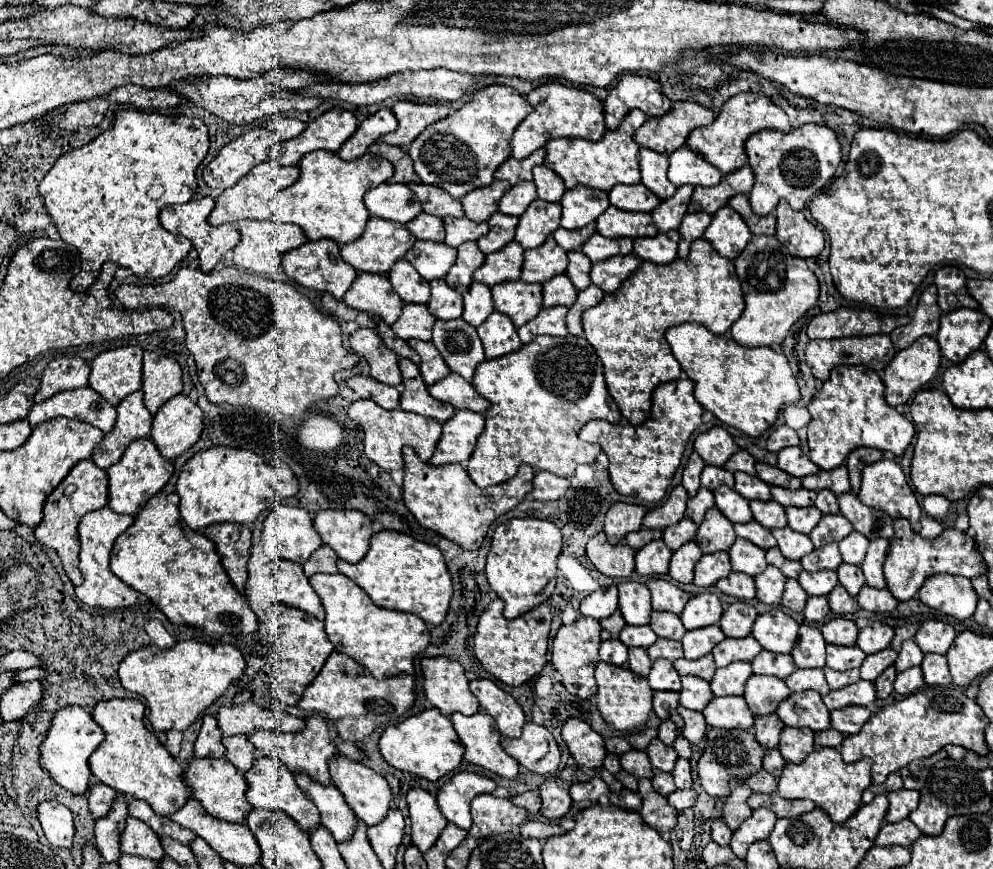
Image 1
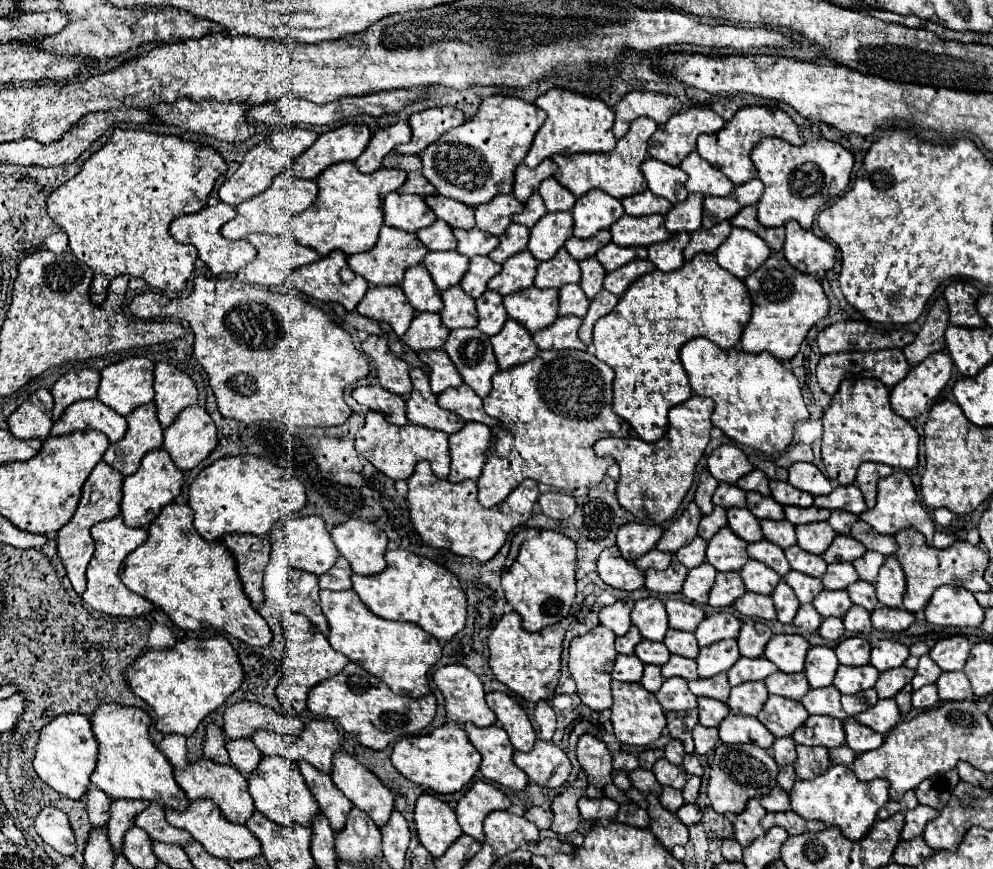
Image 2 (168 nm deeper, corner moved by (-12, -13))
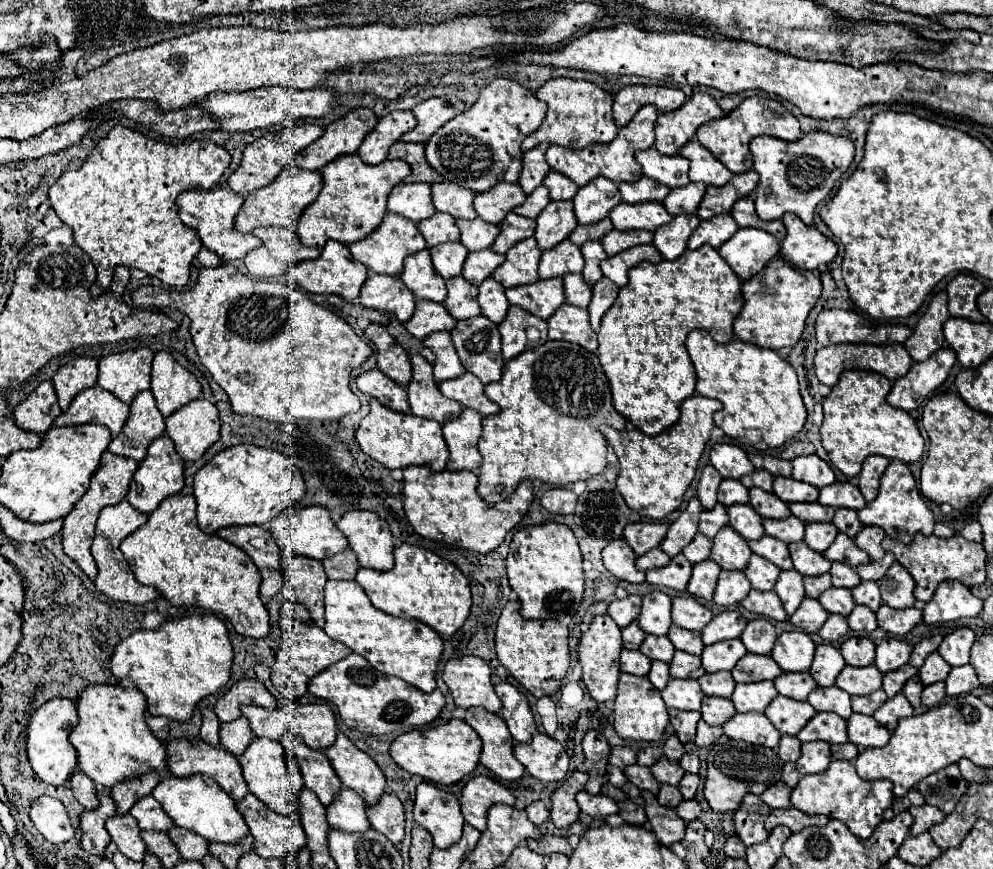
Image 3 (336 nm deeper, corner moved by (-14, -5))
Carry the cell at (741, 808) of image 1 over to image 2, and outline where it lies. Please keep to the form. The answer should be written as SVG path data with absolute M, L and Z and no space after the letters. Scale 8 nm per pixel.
M756 798L748 800L744 812L738 814L738 820L734 822L734 838L742 844L748 846L752 844L752 840L756 840L758 836L764 834L762 826L760 826L760 818L766 814L766 810L760 806L760 802Z

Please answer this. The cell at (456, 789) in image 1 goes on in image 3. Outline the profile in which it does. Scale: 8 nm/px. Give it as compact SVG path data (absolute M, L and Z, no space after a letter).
M474 776L462 790L460 806L464 820L476 830L486 830L486 814L494 804L514 806L514 796L508 788L488 776Z

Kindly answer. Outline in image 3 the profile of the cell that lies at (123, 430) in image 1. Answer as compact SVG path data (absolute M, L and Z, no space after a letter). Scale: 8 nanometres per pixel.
M138 392L130 404L130 416L122 432L110 442L108 450L142 462L146 458L150 442L160 434L164 434L164 416L156 408L152 392Z

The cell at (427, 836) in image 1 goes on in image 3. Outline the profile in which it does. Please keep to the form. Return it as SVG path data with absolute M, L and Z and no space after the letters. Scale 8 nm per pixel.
M428 782L416 788L414 820L432 834L436 848L448 848L458 842L464 826L456 796Z

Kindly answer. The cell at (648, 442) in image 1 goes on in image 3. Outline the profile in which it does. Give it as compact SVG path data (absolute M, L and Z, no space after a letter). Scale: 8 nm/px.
M690 396L680 406L680 420L664 430L660 436L648 436L640 430L614 430L612 426L602 426L600 432L614 448L620 460L618 474L618 492L626 500L626 504L636 510L640 516L662 520L670 512L678 510L682 504L682 496L694 480L698 460L706 442L710 440L710 430L714 428L712 414L718 412L722 404L704 396Z

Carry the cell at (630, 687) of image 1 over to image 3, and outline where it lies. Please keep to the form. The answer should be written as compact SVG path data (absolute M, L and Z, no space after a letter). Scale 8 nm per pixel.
M620 674L618 682L618 696L614 700L614 730L624 740L644 740L654 742L660 740L664 734L664 728L668 726L668 712L666 704L660 696L660 692L650 684L648 678L632 676L632 674Z

